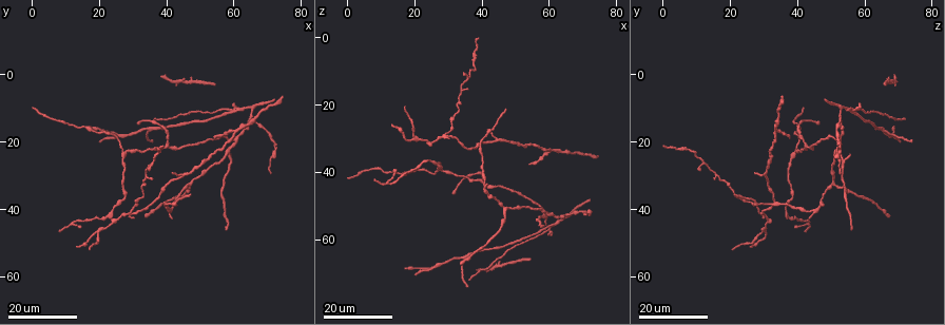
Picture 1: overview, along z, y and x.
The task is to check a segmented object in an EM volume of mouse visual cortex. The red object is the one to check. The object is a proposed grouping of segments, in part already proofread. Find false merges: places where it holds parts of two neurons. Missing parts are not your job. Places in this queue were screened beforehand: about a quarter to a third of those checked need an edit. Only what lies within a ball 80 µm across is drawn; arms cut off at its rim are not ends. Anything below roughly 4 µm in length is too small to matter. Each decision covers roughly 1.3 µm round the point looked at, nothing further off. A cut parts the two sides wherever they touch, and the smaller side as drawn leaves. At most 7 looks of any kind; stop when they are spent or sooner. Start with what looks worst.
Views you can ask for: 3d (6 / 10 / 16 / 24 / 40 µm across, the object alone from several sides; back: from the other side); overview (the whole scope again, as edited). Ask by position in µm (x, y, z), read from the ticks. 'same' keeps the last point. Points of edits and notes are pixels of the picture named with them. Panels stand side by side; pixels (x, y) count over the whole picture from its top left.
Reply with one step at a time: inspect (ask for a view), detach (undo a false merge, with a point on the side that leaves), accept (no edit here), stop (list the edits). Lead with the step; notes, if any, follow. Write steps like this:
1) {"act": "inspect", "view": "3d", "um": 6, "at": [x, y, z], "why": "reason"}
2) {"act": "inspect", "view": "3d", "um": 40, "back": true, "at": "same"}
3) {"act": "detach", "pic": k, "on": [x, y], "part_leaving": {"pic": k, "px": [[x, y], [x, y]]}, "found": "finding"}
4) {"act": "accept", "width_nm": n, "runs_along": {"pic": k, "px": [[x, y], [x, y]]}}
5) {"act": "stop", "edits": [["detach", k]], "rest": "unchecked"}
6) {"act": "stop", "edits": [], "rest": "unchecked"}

{"act": "inspect", "view": "3d", "um": 16, "at": [19.0, 46.5, 30.0], "why": "arms part here"}

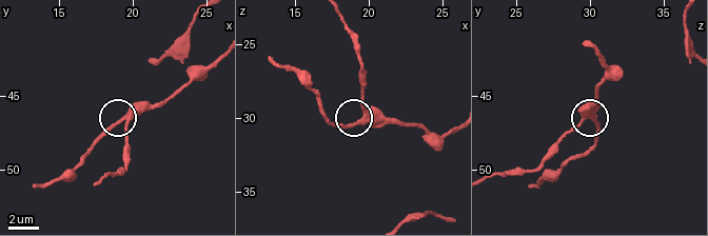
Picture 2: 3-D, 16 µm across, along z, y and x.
{"act": "inspect", "view": "3d", "um": 10, "at": [19.8, 46.6, 30.0]}

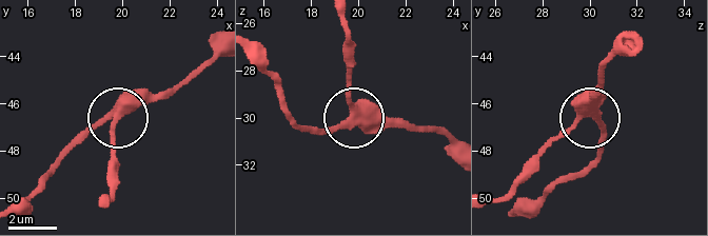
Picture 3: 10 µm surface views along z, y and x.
{"act": "accept", "side_arm_um": 10, "runs_along": {"pic": 3, "px": [[618, 39], [590, 115], [601, 158]]}, "found": "all the same neuron"}

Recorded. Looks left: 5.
{"act": "inspect", "view": "3d", "um": 24, "at": [60.0, 10.5, 57.0], "why": "four or more arms meet"}

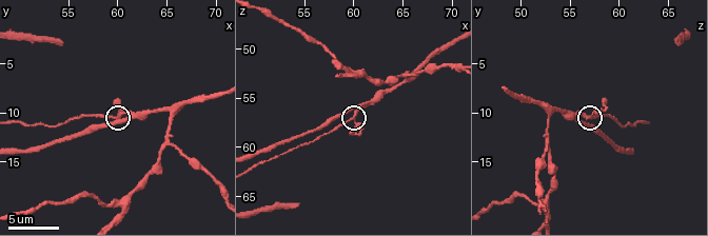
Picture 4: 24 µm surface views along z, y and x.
{"act": "inspect", "view": "3d", "um": 10, "at": [60.2, 10.2, 56.6]}

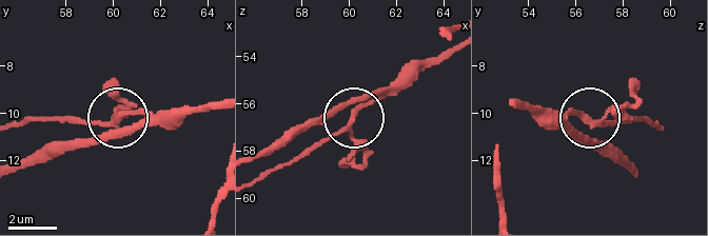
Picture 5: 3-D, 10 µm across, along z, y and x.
{"act": "accept", "side_arm_um": 43, "runs_along": {"pic": 5, "px": [[514, 106], [629, 124]]}, "found": "continuous, no second neuron"}

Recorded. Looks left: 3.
{"act": "inspect", "view": "3d", "um": 16, "at": [34.5, 16.5, 65.5], "why": "three arms meet"}

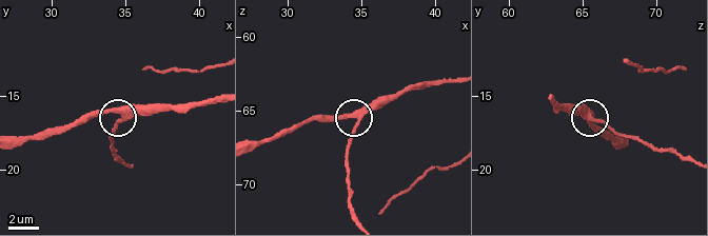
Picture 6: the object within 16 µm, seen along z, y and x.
{"act": "inspect", "view": "3d", "um": 10, "at": [35.0, 16.4, 65.4]}

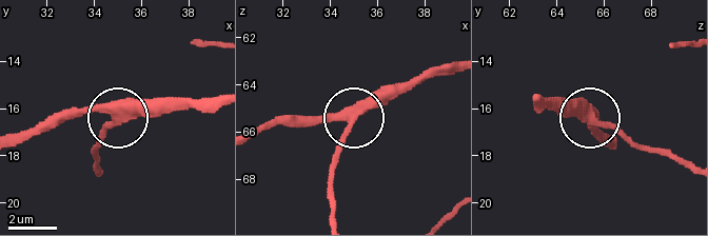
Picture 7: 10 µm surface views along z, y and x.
{"act": "accept", "side_arm_um": 10, "runs_along": {"pic": 7, "px": [[449, 66], [370, 97], [354, 115], [336, 155]]}, "found": "all the same neuron"}

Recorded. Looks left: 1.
{"act": "stop", "edits": [], "rest": "unchecked"}

